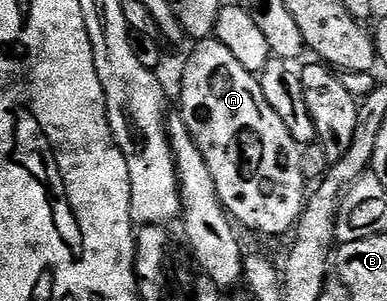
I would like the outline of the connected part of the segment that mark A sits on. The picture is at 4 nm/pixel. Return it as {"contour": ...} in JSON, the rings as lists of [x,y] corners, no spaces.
{"contour":[[[201,39],[194,45],[197,46],[190,51],[189,58],[185,61],[185,70],[181,73],[179,115],[187,123],[187,131],[191,131],[207,167],[211,167],[211,179],[215,179],[217,197],[225,204],[225,212],[229,214],[230,218],[238,226],[246,225],[247,228],[254,229],[255,232],[262,233],[265,237],[281,237],[288,229],[290,232],[296,226],[301,212],[305,210],[307,188],[305,189],[305,169],[301,166],[302,146],[298,145],[295,139],[291,139],[291,131],[287,131],[287,127],[283,127],[283,119],[279,119],[279,115],[275,115],[275,111],[271,111],[271,103],[267,103],[267,95],[263,95],[260,80],[254,74],[249,73],[247,67],[243,67],[243,63],[239,63],[239,59],[235,59],[235,55],[231,55],[231,51],[227,51],[227,47],[223,47],[223,43],[219,43],[215,39]]]}

